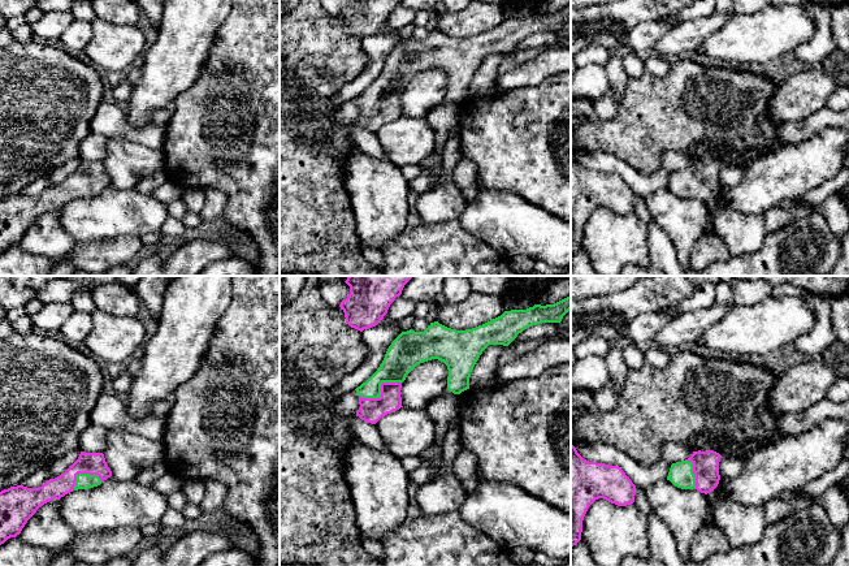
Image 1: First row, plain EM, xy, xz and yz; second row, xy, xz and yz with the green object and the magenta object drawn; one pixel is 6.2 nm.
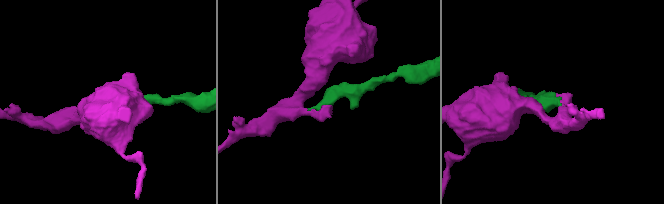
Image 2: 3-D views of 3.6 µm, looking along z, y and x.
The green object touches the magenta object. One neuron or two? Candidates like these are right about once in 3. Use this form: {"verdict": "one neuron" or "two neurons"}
{"verdict": "one neuron"}

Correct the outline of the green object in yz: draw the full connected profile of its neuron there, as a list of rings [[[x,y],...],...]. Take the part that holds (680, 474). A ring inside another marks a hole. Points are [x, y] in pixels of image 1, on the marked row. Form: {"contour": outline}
{"contour": [[[714,450],[693,451],[688,459],[671,465],[667,480],[677,488],[697,489],[707,494],[719,484],[720,458]]]}

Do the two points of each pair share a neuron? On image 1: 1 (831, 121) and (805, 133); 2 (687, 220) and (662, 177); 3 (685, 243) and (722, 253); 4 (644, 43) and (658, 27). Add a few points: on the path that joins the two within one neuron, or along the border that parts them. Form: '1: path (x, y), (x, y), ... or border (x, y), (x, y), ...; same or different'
1: path (824, 121), (818, 121), (811, 126); same
2: border (666, 186), (654, 190), (645, 198); different
3: border (706, 232), (693, 245), (688, 262); different
4: path (646, 39), (654, 31); same

